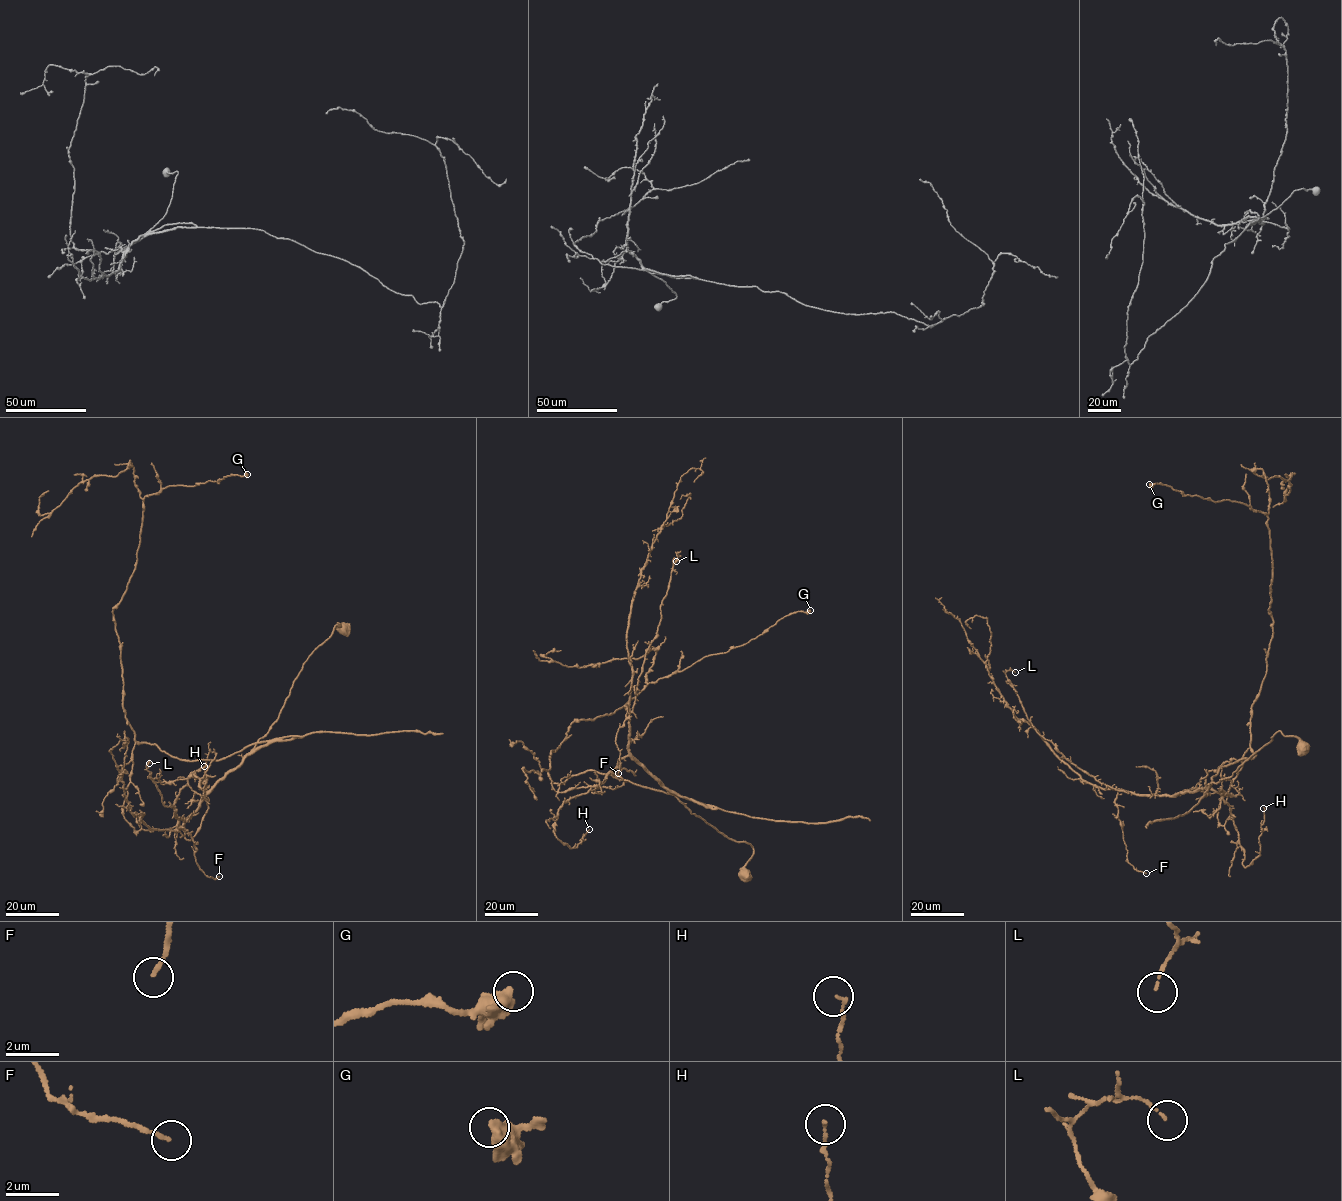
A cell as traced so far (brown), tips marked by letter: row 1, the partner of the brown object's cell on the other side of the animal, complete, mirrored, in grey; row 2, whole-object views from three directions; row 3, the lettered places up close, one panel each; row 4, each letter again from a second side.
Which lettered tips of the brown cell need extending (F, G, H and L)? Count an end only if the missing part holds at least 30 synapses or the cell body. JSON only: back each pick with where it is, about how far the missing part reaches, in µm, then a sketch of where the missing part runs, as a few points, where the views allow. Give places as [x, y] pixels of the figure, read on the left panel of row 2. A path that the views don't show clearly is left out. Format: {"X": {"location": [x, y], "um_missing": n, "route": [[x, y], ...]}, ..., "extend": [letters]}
{"extend": []}

